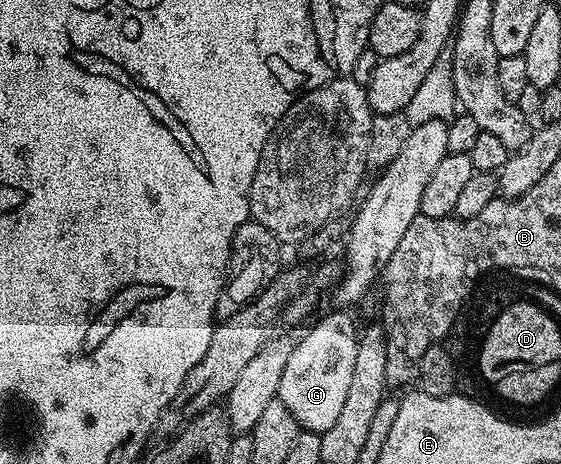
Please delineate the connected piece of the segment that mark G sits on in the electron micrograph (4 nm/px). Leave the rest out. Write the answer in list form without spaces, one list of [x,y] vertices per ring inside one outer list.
[[[337,310],[330,316],[325,316],[302,340],[298,339],[293,346],[291,358],[287,358],[287,366],[283,370],[283,378],[279,382],[277,399],[291,410],[291,414],[296,418],[298,424],[307,432],[323,433],[331,430],[335,426],[335,421],[343,411],[343,402],[347,398],[347,389],[351,386],[351,374],[355,367],[355,354],[359,343],[359,327],[348,316],[348,311]]]

